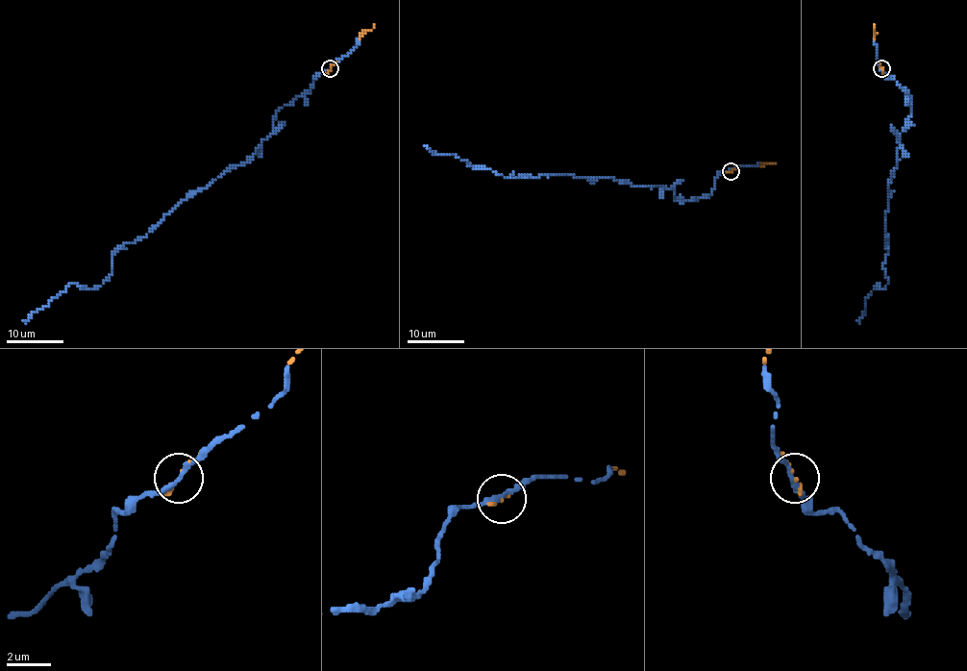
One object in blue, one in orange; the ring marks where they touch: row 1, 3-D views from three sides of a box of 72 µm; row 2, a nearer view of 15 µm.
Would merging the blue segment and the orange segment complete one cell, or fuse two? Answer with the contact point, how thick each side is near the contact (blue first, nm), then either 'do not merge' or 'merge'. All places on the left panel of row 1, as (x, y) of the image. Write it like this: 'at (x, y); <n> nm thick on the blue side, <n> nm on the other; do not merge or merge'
at (330, 68); 240 nm thick on the blue side, 190 nm on the other; merge

